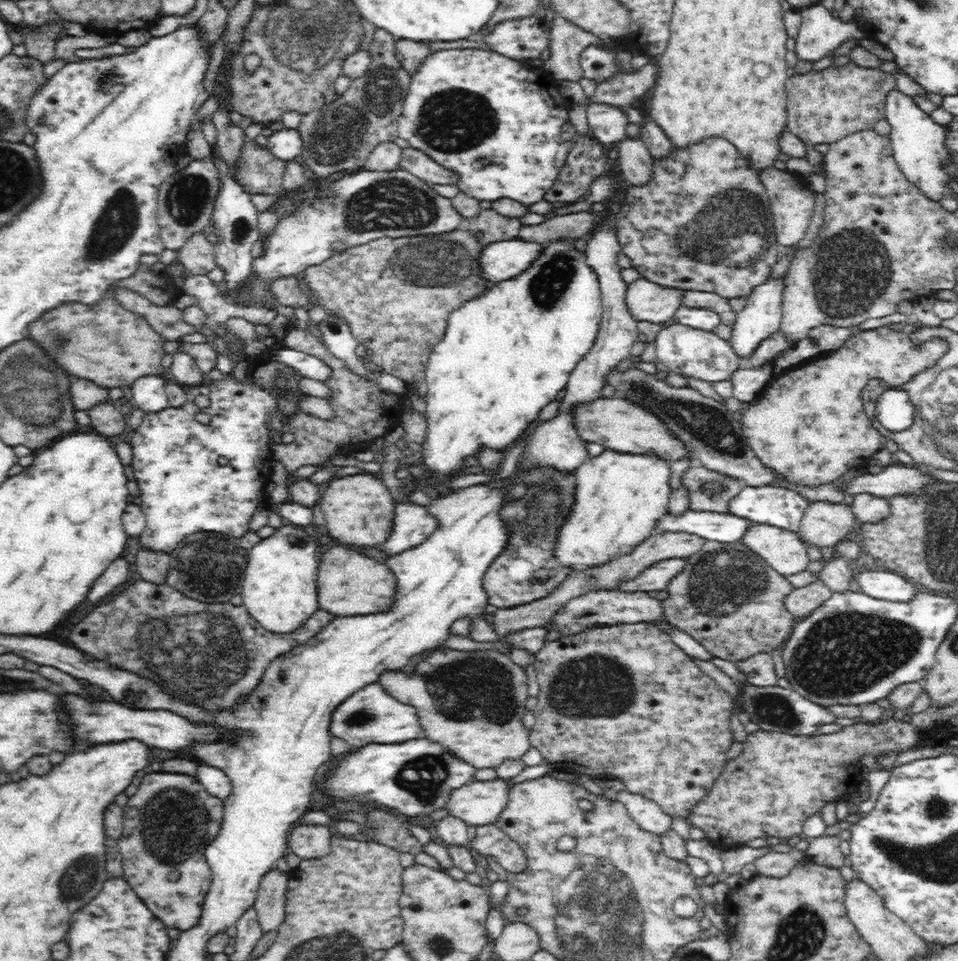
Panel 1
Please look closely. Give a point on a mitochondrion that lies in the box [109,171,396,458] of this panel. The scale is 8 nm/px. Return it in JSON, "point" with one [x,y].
{"point":[241,231]}

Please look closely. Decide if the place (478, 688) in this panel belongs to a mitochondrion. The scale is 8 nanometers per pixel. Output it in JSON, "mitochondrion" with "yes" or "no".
{"mitochondrion":"yes"}

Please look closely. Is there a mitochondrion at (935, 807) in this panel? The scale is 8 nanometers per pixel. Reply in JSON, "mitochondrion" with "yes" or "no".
{"mitochondrion":"yes"}

